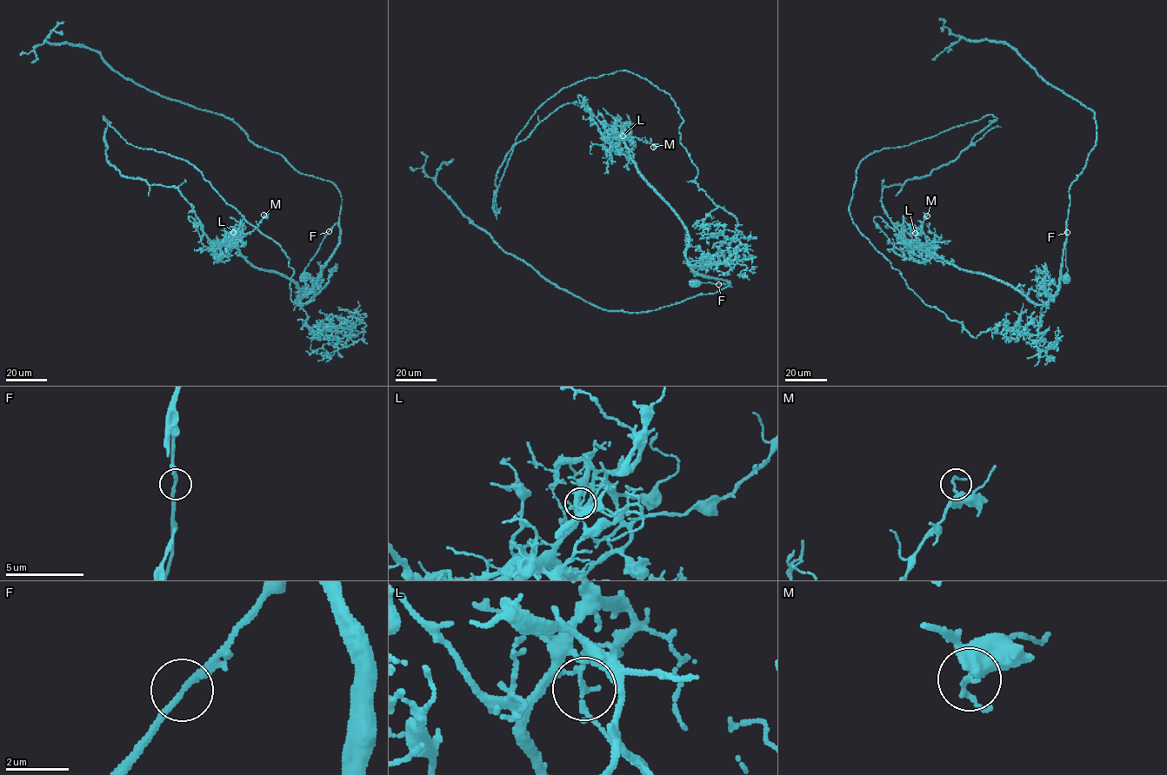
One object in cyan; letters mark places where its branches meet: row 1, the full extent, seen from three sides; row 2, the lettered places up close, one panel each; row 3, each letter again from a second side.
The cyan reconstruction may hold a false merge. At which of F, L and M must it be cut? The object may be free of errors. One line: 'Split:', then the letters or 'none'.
Split: L

